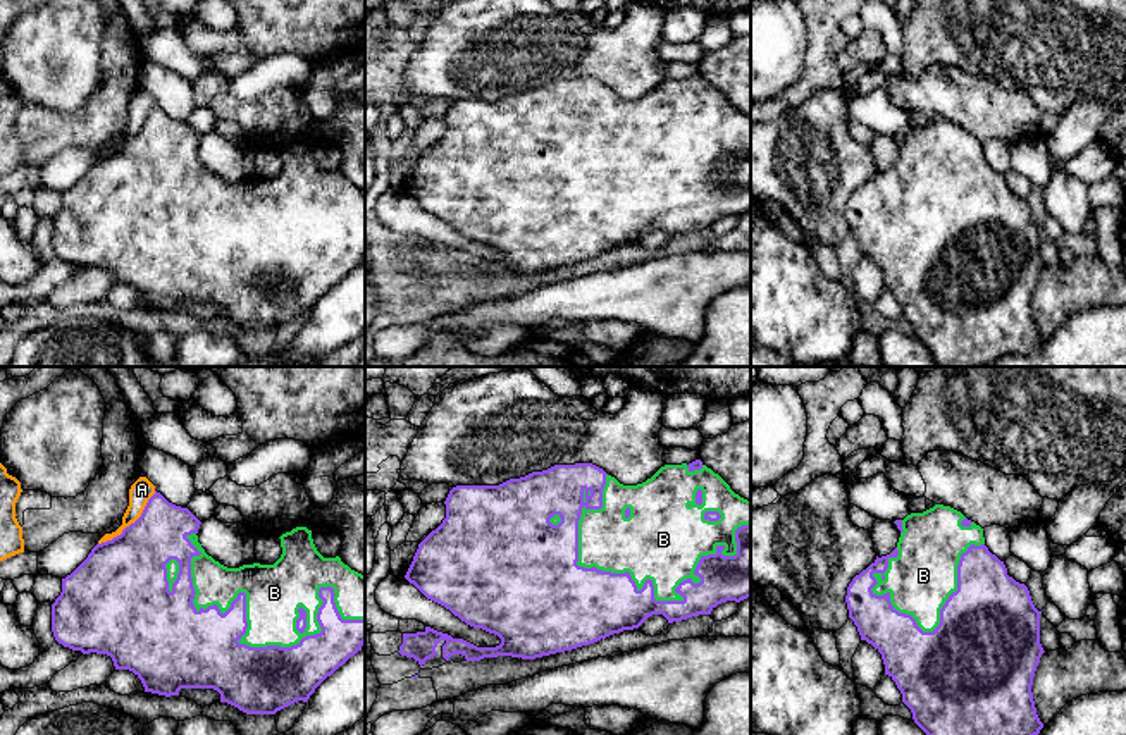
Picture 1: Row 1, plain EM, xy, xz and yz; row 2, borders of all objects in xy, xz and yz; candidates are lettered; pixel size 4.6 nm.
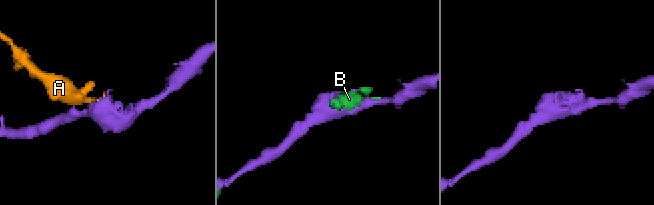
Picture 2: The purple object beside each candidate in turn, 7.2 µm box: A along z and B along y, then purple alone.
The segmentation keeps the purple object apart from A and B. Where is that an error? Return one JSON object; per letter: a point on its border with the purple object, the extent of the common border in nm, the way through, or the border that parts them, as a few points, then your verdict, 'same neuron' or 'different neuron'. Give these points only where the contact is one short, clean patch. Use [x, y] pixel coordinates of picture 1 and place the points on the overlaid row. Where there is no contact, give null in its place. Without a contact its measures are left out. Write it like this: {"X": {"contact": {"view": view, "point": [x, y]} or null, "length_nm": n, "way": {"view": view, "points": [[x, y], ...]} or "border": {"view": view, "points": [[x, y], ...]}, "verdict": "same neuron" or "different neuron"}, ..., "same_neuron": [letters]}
{"A": {"contact": {"view": "xy", "point": [131, 524]}, "length_nm": 380, "verdict": "different neuron"}, "B": {"contact": {"view": "xy", "point": [245, 644]}, "length_nm": 900, "verdict": "same neuron"}, "same_neuron": ["B"]}

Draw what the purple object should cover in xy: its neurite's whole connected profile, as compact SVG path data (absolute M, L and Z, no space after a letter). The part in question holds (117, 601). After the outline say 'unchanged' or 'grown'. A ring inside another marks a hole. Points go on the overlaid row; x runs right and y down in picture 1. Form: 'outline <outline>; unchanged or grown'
outline M160 492L148 499L141 516L112 540L96 544L65 578L52 604L52 632L59 644L83 654L112 658L115 670L133 671L145 692L179 695L181 689L213 689L220 702L246 714L275 714L303 701L365 644L365 575L336 558L324 558L312 530L282 534L282 554L274 565L227 568L198 542L200 520L169 503Z; grown

